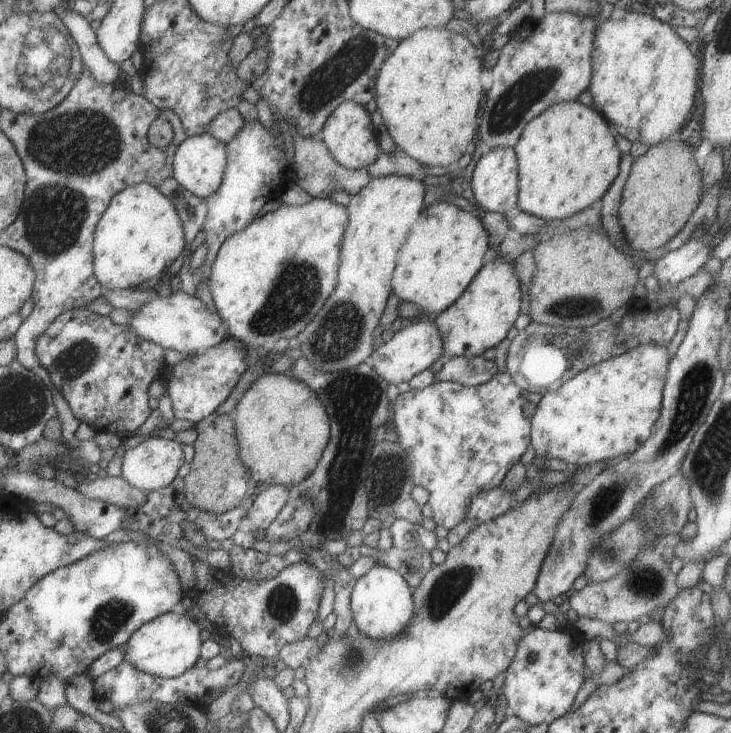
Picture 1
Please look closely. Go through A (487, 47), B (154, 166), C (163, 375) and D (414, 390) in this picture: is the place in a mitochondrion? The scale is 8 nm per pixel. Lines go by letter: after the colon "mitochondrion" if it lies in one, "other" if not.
A: other
B: other
C: other
D: other

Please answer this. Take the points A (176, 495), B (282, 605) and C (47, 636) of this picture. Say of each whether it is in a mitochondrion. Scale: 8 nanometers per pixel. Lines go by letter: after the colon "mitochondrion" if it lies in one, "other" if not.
A: other
B: mitochondrion
C: other

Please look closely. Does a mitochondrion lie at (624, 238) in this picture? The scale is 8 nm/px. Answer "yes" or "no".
no

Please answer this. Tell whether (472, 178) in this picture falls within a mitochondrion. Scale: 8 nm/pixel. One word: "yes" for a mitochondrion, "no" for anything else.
no

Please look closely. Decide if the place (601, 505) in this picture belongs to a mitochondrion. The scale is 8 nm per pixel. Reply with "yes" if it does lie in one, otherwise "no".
yes

